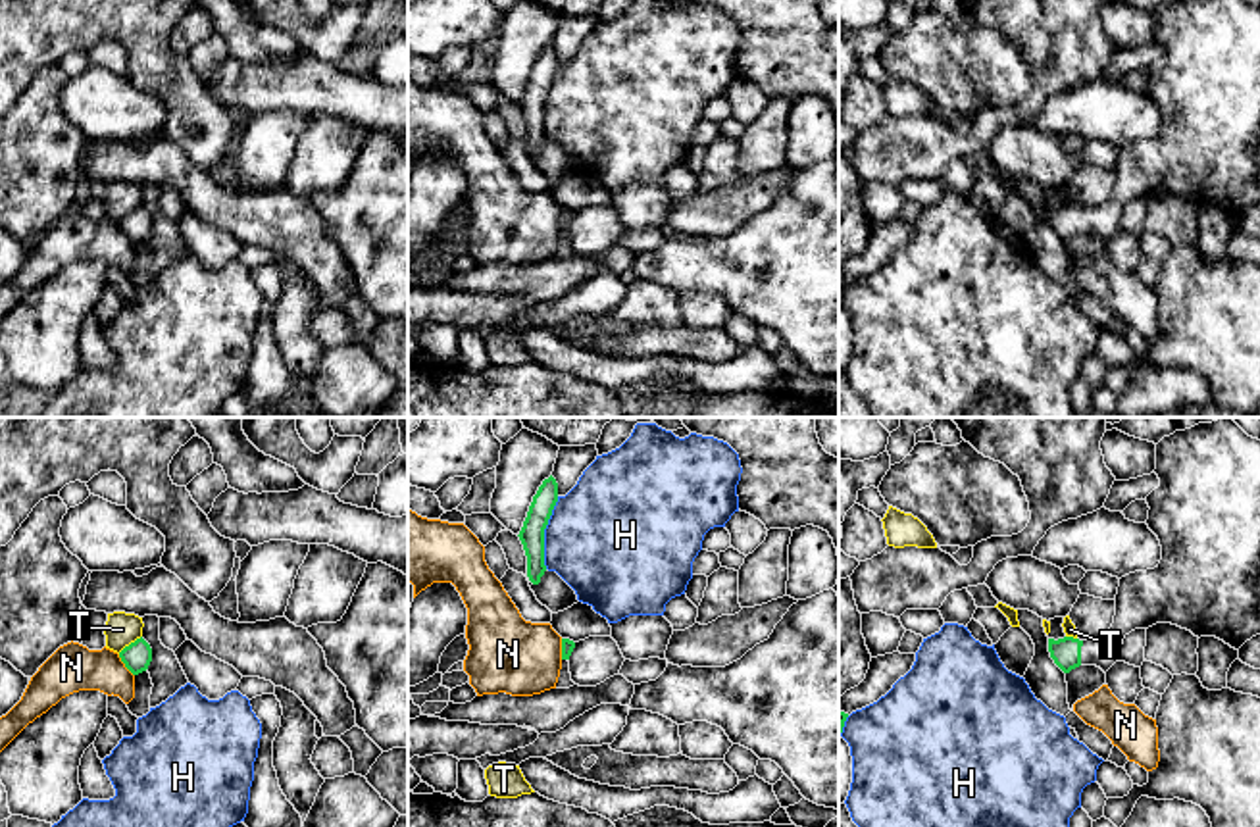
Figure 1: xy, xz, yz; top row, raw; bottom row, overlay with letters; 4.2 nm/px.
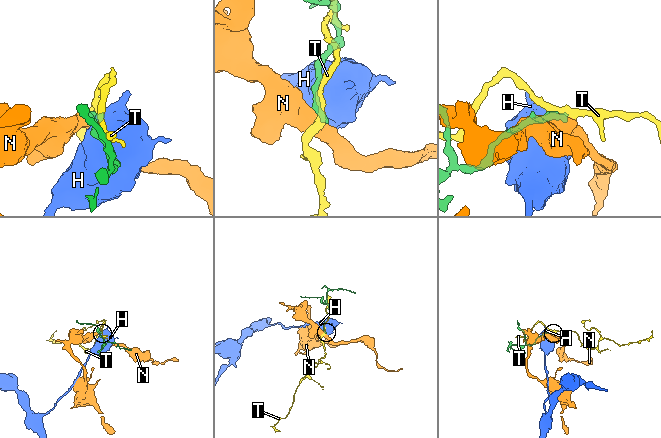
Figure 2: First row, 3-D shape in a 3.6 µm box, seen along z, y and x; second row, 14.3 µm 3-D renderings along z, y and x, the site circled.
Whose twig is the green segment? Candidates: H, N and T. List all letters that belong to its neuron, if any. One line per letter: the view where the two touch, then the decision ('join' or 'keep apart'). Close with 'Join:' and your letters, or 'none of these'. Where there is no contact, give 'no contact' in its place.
H: meets green in xz; keep apart
N: meets green in xy; keep apart
T: meets green in xy; keep apart
Join: none of these

